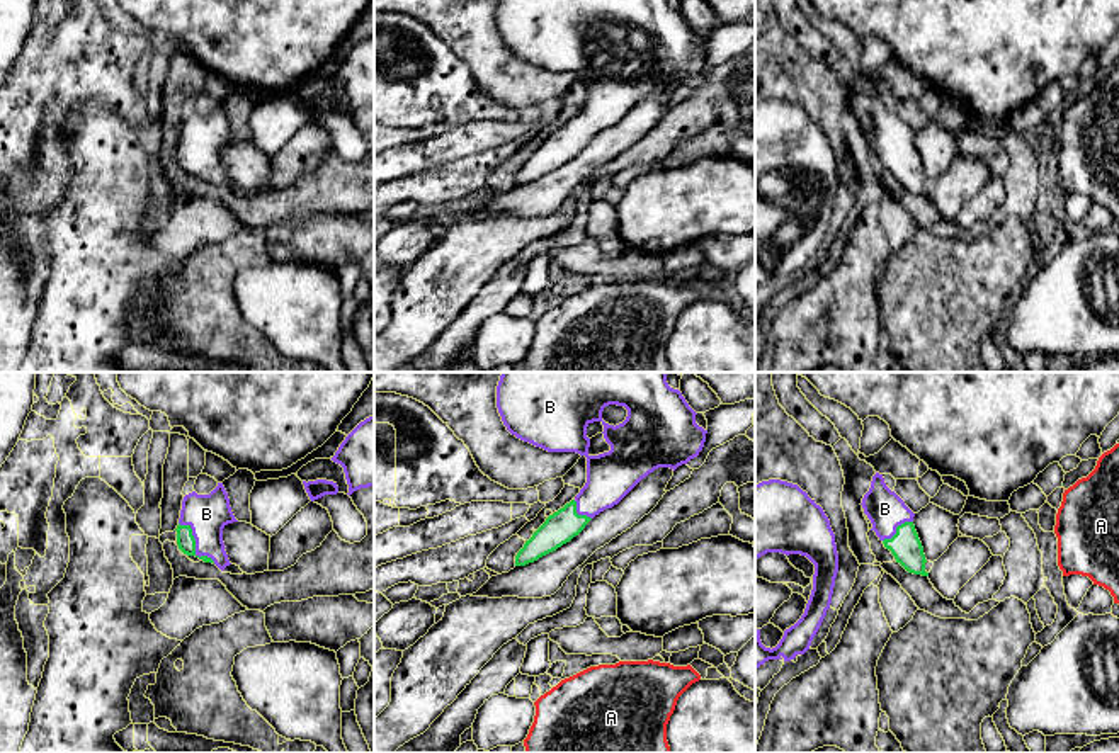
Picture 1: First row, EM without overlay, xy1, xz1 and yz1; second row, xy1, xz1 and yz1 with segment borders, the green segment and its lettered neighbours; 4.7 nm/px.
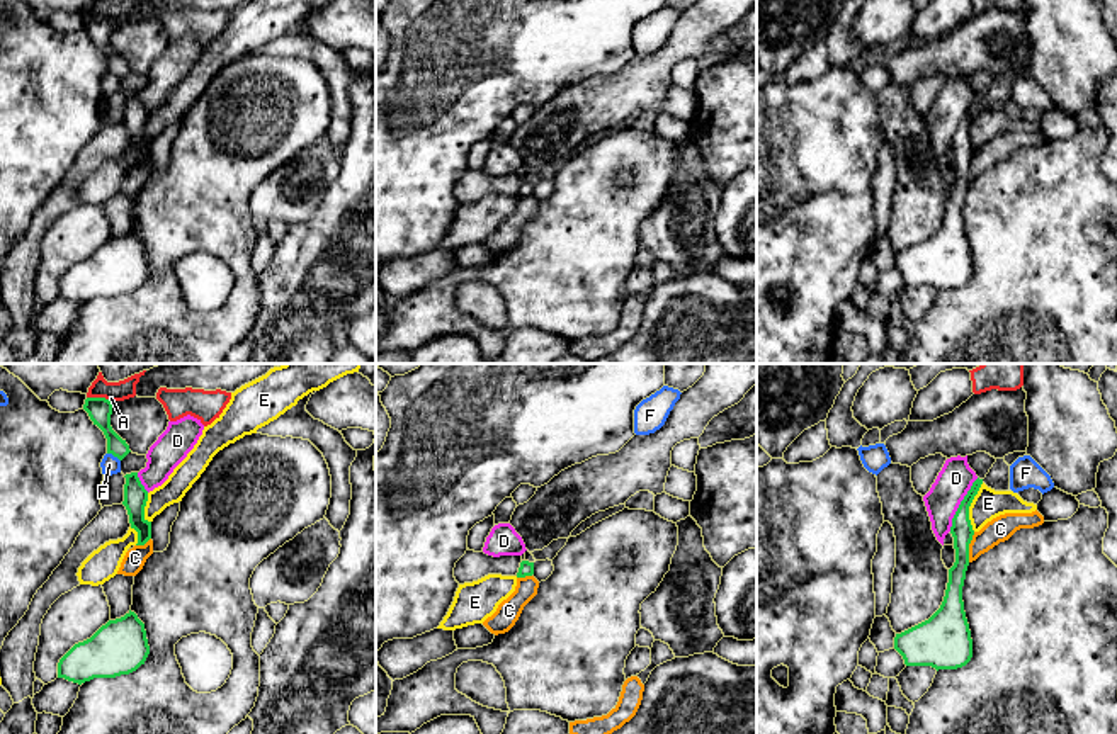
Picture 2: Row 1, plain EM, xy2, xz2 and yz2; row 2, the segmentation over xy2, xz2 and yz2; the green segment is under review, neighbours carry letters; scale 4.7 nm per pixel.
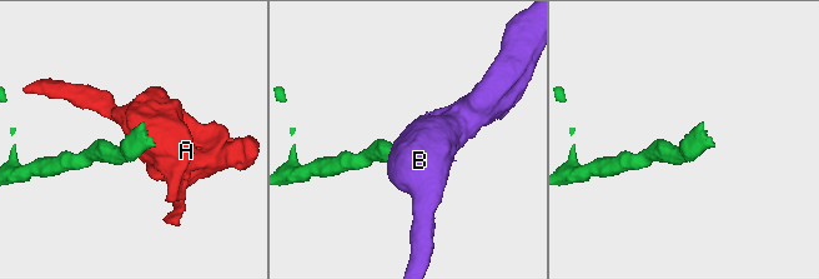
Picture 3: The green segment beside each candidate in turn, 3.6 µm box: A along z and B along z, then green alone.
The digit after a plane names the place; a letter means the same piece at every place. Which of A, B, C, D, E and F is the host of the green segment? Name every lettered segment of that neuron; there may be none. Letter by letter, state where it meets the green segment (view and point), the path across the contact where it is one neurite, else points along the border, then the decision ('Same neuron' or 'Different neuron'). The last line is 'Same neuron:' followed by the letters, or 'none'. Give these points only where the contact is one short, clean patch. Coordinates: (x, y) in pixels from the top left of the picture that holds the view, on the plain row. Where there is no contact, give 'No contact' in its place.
A: Touches green at xy2 (101, 17). Different neuron
B: Touches green at xy1 (194, 164). Path across: xy1 (186, 160), (194, 164), (206, 133). Same neuron
C: Touches green at yz2 (968, 167). Different neuron
D: Touches green at yz2 (959, 124). Boundary: yz2 (978, 97), (961, 121), (949, 150). Different neuron
E: Touches green at yz2 (969, 124). Boundary: yz2 (983, 102), (969, 126), (973, 150). Different neuron
F: Touches green at xy2 (114, 75). Different neuron
Same neuron: B

